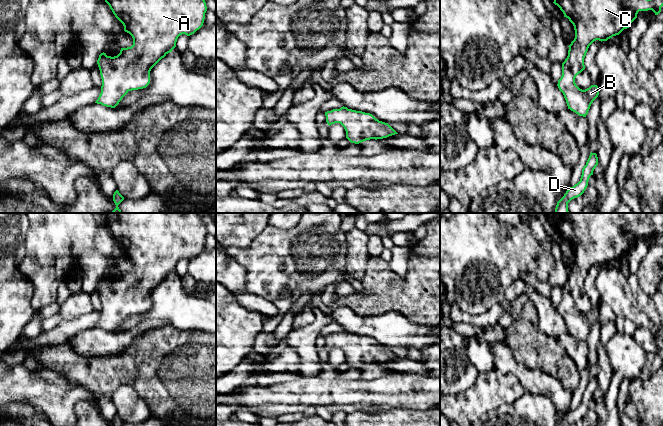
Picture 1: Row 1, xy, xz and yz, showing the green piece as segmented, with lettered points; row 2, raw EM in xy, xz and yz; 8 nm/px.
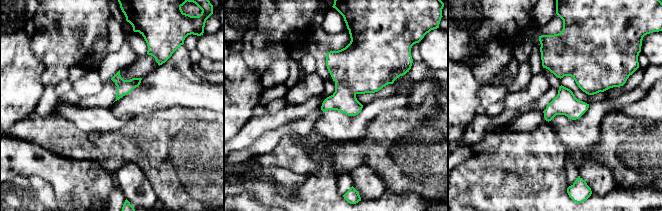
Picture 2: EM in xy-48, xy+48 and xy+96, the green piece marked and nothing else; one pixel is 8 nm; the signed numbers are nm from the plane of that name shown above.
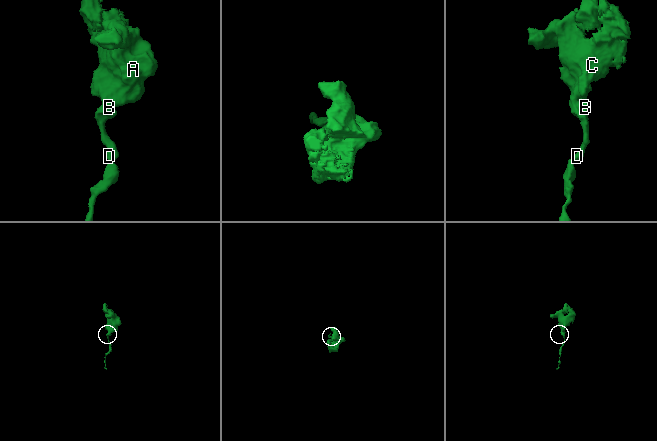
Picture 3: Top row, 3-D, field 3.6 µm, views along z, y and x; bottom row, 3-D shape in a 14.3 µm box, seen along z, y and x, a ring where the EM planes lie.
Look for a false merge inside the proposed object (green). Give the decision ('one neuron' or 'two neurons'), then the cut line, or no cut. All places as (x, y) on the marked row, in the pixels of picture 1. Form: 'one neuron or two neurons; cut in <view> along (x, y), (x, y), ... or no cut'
one neuron; no cut

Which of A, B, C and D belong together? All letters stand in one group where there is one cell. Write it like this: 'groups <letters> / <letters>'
groups A B C D

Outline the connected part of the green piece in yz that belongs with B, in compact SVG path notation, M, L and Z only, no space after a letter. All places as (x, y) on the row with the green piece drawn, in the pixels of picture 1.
M554 0L553 2L573 24L575 38L568 46L568 56L562 63L562 76L558 80L558 88L563 93L568 109L579 116L586 117L591 104L599 95L597 85L582 90L576 83L576 76L585 69L584 58L589 46L596 40L607 41L629 28L637 18L639 11L652 10L655 15L661 12L663 0Z

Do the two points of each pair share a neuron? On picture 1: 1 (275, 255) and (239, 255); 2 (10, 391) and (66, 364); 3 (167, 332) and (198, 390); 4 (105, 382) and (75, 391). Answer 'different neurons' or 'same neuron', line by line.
1: same neuron
2: different neurons
3: same neuron
4: different neurons

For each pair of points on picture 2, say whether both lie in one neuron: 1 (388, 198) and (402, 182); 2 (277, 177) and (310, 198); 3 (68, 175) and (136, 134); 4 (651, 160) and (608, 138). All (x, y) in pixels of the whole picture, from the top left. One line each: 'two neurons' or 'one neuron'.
1: two neurons
2: two neurons
3: two neurons
4: one neuron

